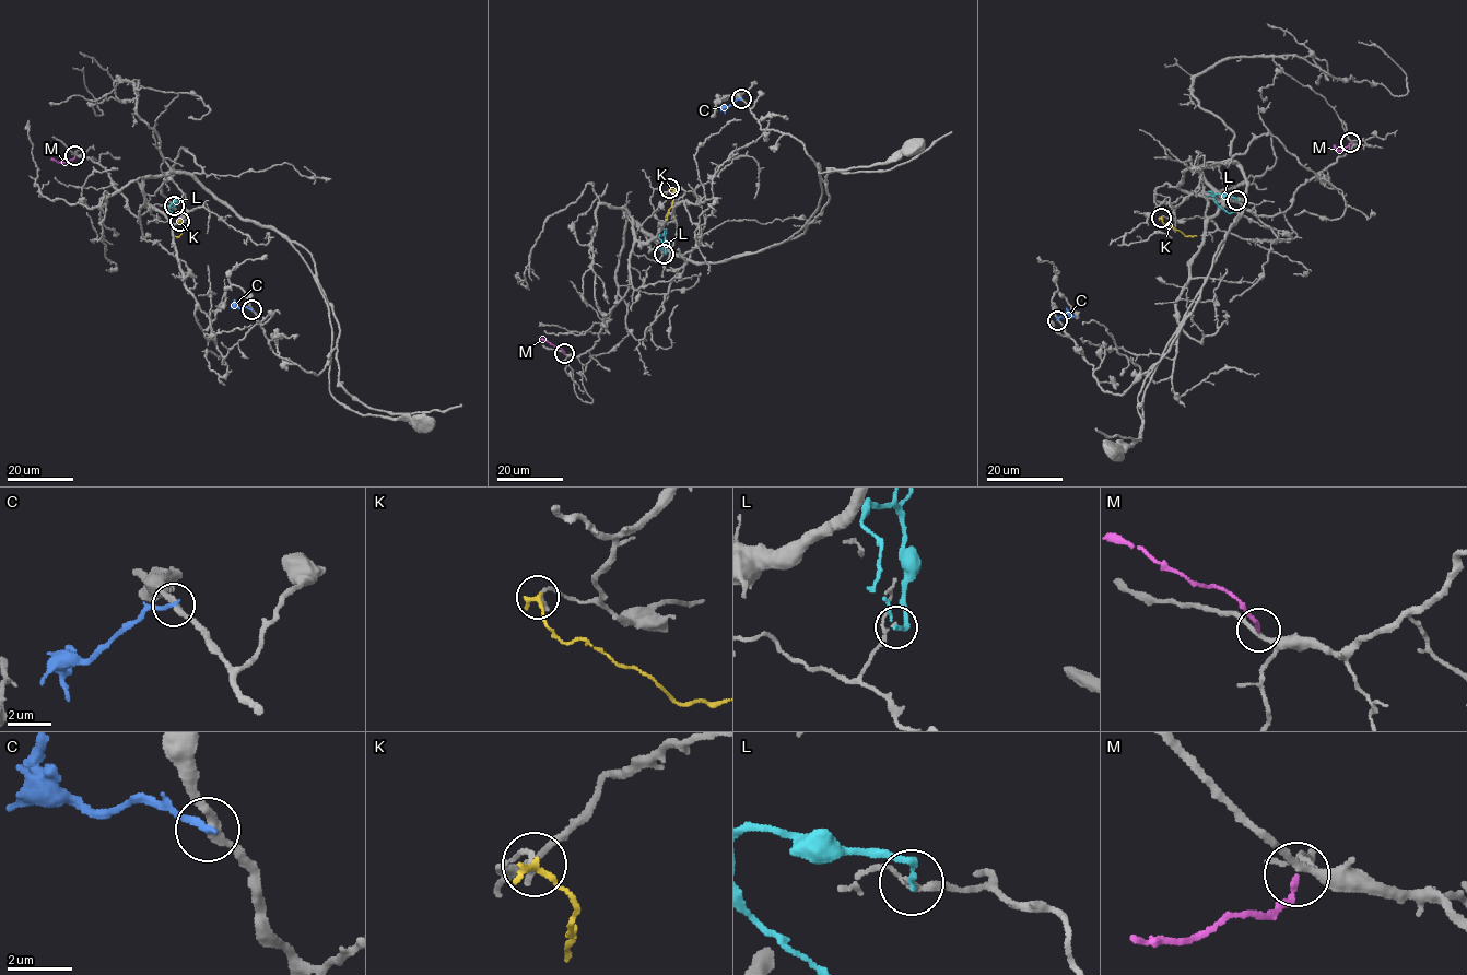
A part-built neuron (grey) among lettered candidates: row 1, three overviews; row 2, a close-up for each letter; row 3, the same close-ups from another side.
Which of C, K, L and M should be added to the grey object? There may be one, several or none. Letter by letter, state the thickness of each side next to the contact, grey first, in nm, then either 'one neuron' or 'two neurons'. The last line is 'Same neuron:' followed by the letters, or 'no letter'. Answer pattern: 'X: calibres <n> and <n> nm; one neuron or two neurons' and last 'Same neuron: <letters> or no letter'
C: calibres 280 and 220 nm; two neurons
K: calibres 200 and 260 nm; two neurons
L: calibres 100 and 240 nm; two neurons
M: calibres 240 and 180 nm; one neuron
Same neuron: M

